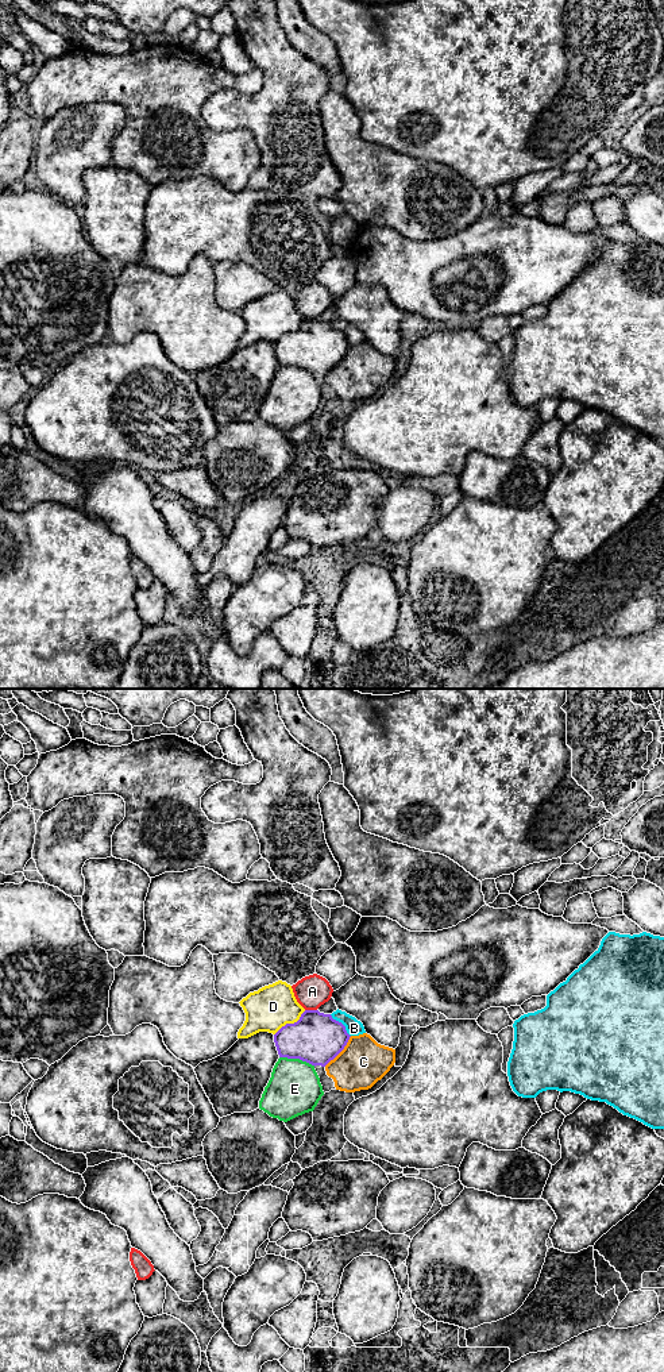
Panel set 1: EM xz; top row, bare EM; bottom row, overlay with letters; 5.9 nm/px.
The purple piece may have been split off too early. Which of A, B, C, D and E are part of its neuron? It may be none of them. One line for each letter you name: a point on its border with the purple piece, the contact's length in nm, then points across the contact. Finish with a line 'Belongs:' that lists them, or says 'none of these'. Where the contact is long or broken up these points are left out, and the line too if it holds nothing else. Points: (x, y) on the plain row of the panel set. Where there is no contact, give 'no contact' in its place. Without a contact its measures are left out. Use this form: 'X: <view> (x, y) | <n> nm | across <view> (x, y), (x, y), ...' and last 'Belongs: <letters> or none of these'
Belongs: none of these

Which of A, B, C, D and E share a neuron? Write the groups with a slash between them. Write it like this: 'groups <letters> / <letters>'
groups A / B / C / D / E

